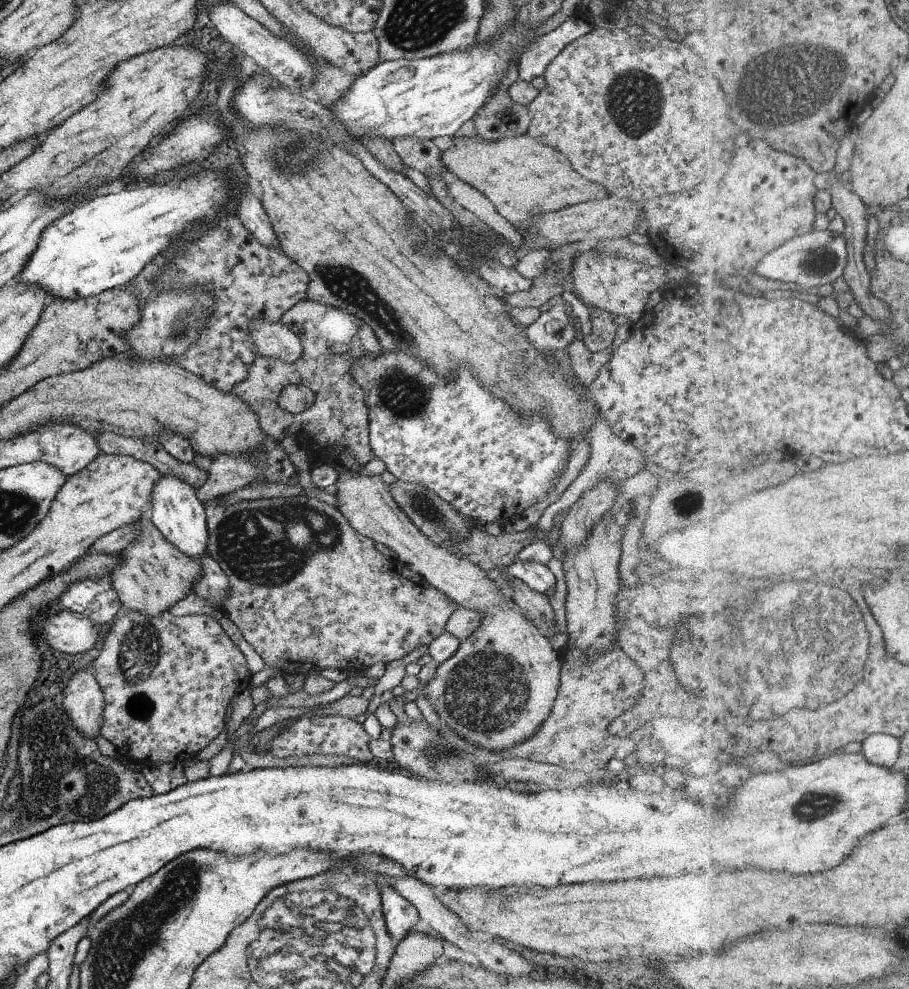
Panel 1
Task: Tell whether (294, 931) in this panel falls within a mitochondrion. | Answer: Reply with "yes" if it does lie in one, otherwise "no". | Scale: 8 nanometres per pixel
yes

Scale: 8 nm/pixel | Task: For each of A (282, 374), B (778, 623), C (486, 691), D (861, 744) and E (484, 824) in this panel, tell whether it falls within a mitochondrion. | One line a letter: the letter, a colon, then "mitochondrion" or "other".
A: other
B: mitochondrion
C: mitochondrion
D: other
E: other

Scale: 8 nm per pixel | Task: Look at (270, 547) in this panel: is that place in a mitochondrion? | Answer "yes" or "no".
yes

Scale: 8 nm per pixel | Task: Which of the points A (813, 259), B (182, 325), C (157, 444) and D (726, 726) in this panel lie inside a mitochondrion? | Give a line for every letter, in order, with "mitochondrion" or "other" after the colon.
A: mitochondrion
B: mitochondrion
C: other
D: mitochondrion

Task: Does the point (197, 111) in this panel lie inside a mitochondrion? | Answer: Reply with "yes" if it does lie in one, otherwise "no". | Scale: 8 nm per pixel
no

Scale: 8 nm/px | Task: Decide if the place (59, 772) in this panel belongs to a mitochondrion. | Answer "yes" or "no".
yes

